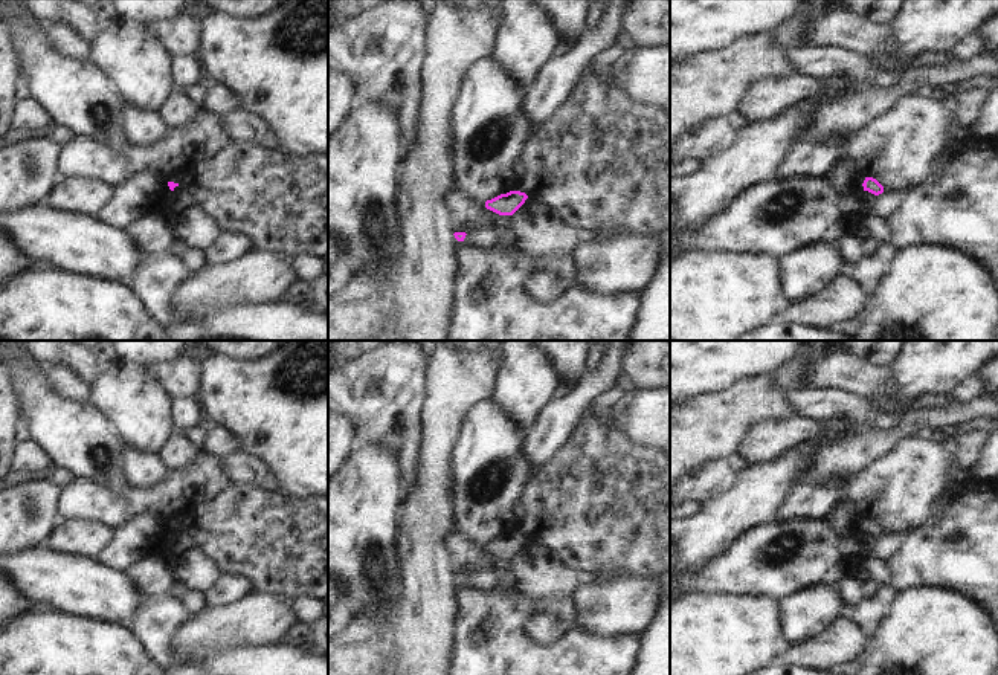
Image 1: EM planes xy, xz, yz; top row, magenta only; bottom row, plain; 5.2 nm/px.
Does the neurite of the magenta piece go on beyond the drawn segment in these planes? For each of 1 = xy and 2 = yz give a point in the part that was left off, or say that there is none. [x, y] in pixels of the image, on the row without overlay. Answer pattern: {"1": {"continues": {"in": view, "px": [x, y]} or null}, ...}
{"1": {"continues": null}, "2": {"continues": null}}

